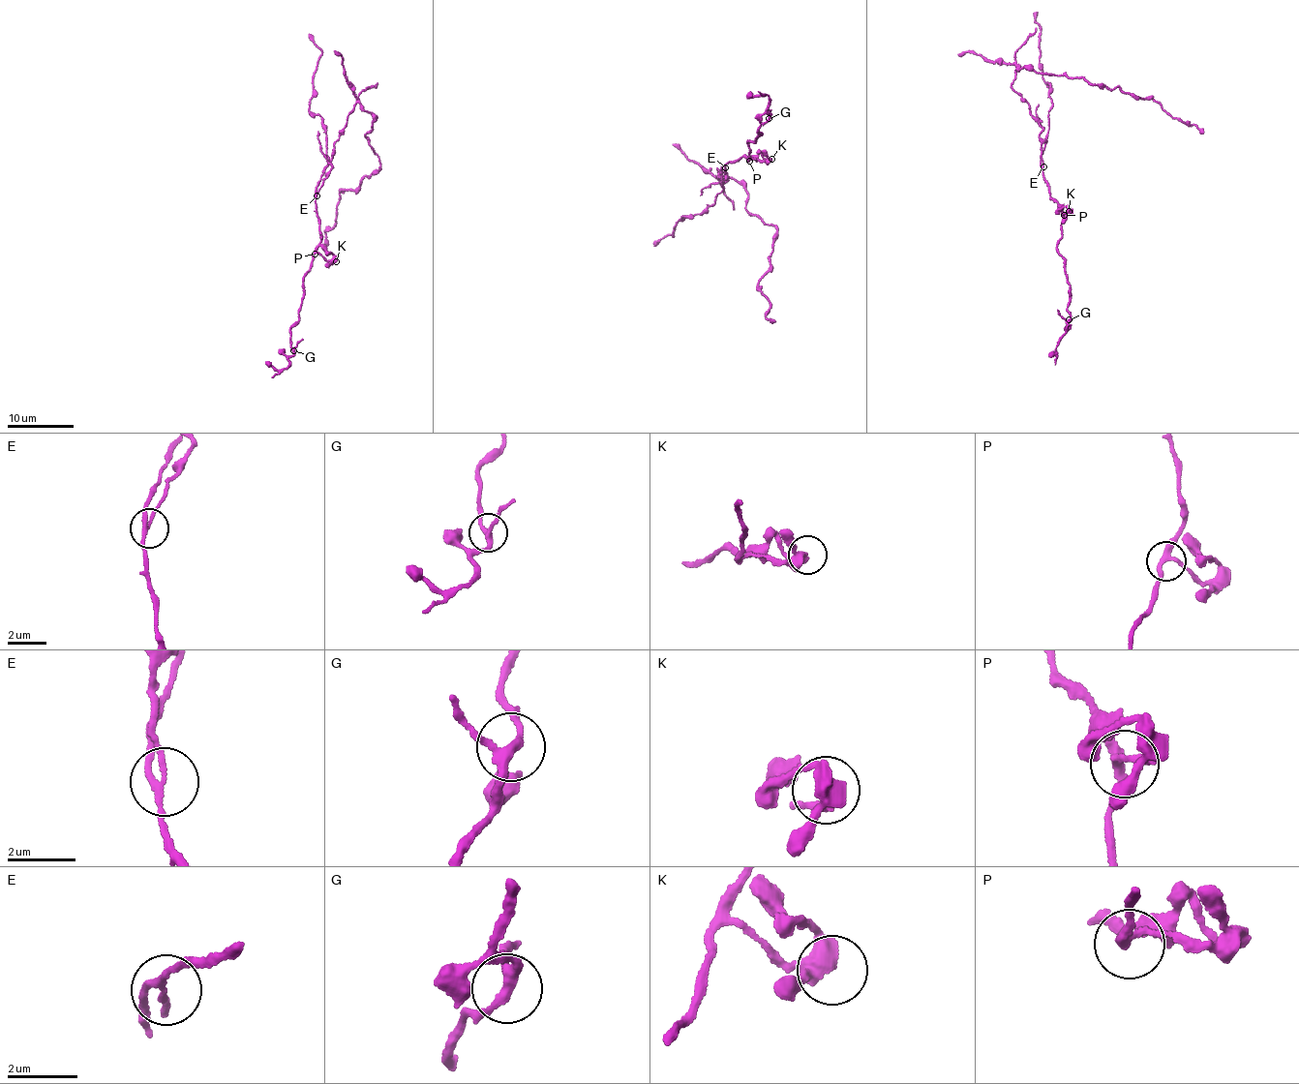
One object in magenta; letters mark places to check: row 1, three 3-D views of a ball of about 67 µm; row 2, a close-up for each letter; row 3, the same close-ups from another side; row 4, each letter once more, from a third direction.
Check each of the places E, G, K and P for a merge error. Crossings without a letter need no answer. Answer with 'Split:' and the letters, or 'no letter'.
Split: E

